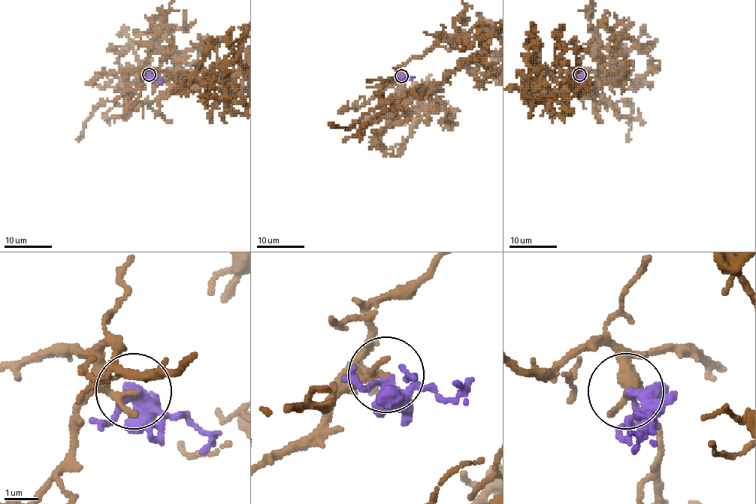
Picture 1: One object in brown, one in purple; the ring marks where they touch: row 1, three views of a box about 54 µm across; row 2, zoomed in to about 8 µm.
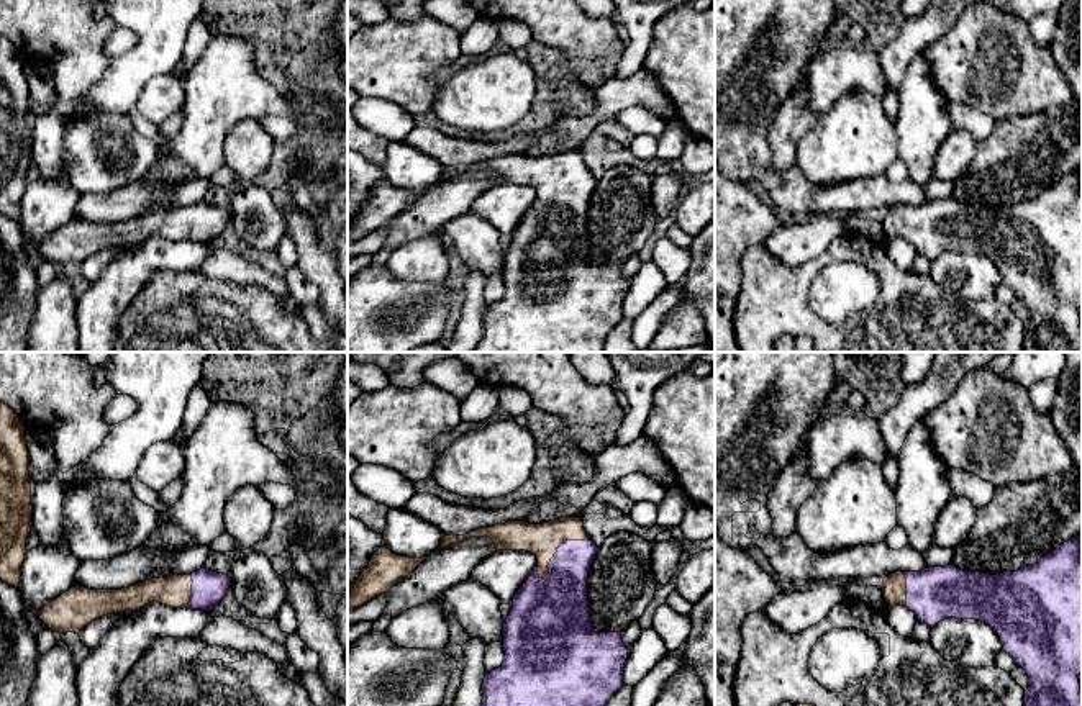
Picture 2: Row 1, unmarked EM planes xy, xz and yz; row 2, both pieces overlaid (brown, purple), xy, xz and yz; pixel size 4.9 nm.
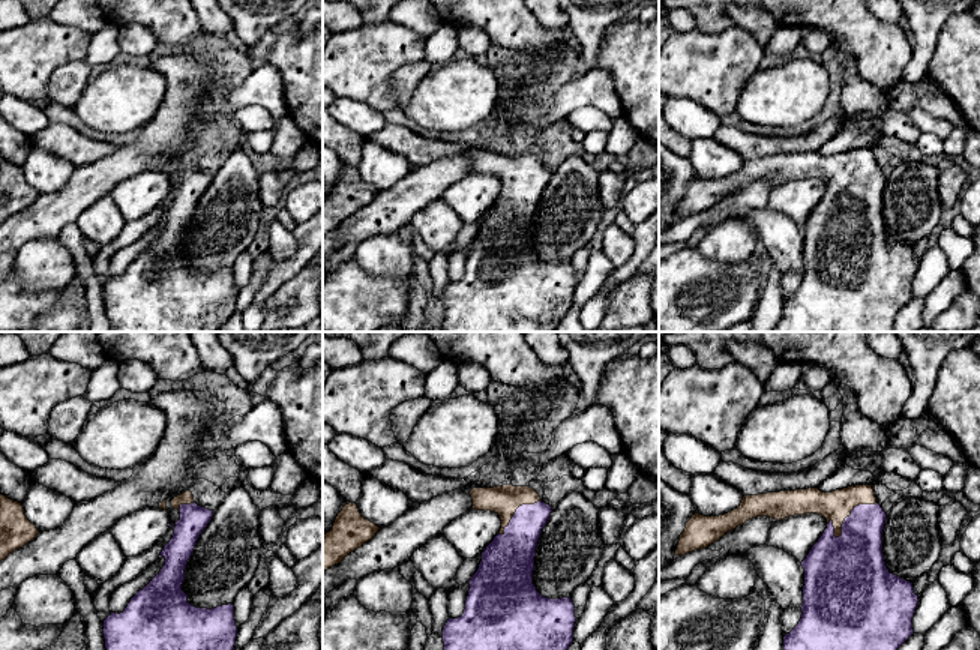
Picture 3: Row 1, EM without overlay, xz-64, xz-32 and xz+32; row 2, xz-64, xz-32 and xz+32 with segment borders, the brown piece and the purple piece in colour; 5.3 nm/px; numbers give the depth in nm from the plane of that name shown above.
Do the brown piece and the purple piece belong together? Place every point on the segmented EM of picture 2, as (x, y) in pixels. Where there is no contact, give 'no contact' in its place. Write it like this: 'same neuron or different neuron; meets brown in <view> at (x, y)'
same neuron; meets brown in xz at (556, 551)

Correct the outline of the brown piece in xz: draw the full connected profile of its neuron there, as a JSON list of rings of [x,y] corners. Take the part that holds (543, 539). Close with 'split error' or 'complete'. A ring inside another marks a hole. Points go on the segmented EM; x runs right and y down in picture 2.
[[[580,518],[543,524],[508,521],[464,536],[444,536],[439,549],[471,537],[490,537],[497,550],[526,550],[538,563],[510,601],[503,622],[505,662],[487,672],[482,706],[607,706],[623,686],[628,649],[621,632],[595,632],[590,622],[587,580],[597,545]]]; split error

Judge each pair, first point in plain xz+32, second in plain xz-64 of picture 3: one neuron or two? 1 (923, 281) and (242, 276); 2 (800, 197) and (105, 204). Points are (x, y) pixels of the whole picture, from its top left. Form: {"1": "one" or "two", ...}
{"1": "two", "2": "two"}

